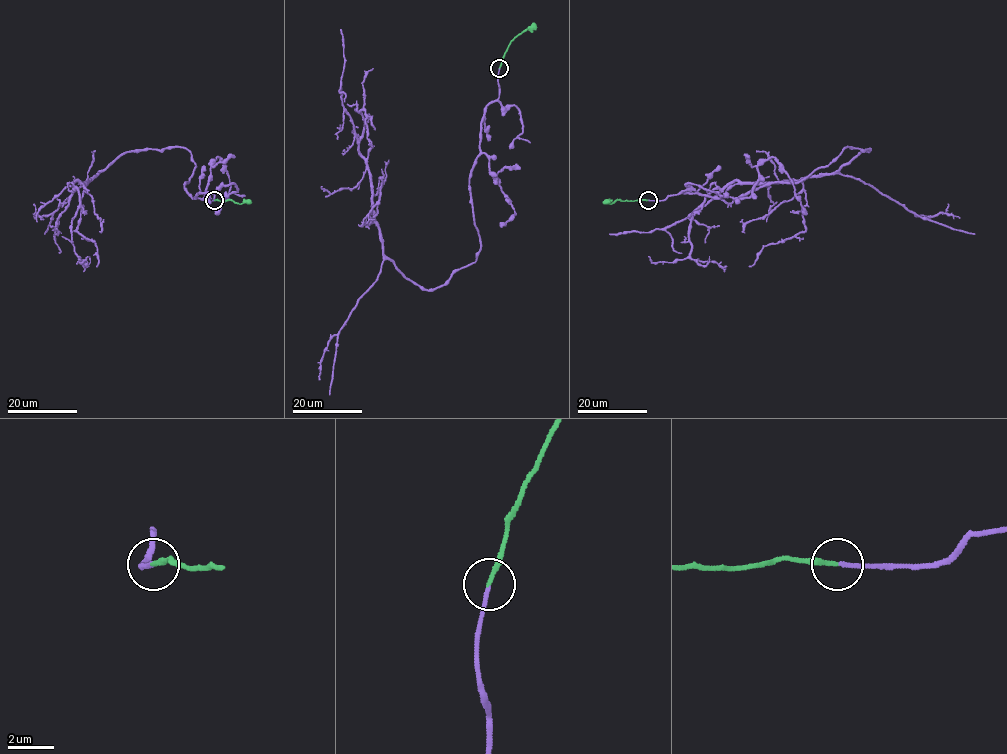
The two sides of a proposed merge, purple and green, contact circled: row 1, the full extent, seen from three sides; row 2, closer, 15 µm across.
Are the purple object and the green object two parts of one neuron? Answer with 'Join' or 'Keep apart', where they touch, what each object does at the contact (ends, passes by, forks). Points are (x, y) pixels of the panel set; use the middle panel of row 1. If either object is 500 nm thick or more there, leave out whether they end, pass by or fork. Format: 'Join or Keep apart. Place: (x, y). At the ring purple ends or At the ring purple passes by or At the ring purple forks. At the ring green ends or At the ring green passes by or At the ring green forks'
Join. Place: (499, 68). At the ring purple ends. At the ring green ends

